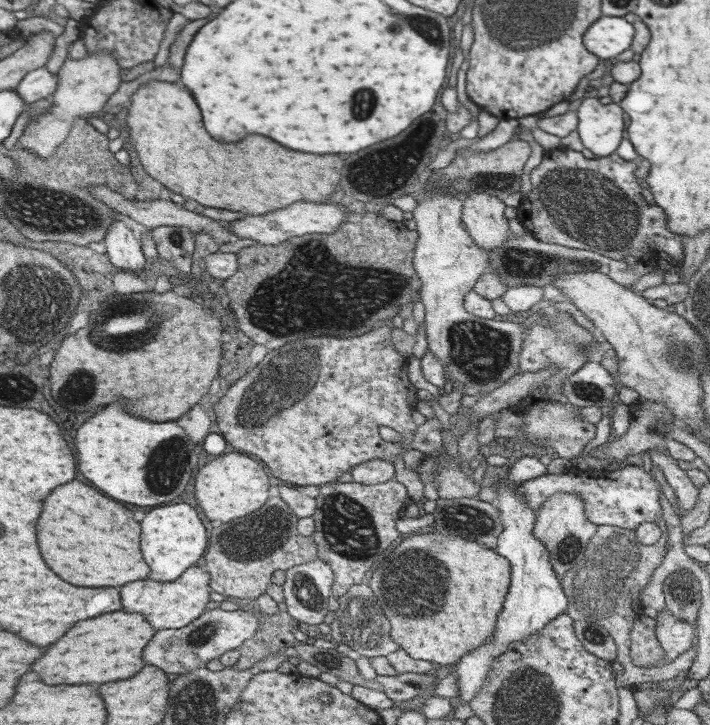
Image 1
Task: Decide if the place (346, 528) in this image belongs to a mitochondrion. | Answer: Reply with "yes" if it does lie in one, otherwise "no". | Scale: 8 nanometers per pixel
yes

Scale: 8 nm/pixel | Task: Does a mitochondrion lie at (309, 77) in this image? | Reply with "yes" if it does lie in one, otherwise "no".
no

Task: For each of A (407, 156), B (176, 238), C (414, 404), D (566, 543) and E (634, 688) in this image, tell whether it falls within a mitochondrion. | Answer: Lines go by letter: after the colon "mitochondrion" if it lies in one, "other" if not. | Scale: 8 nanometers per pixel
A: mitochondrion
B: other
C: other
D: mitochondrion
E: other

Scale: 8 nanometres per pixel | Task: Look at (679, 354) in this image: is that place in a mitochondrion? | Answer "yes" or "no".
yes

